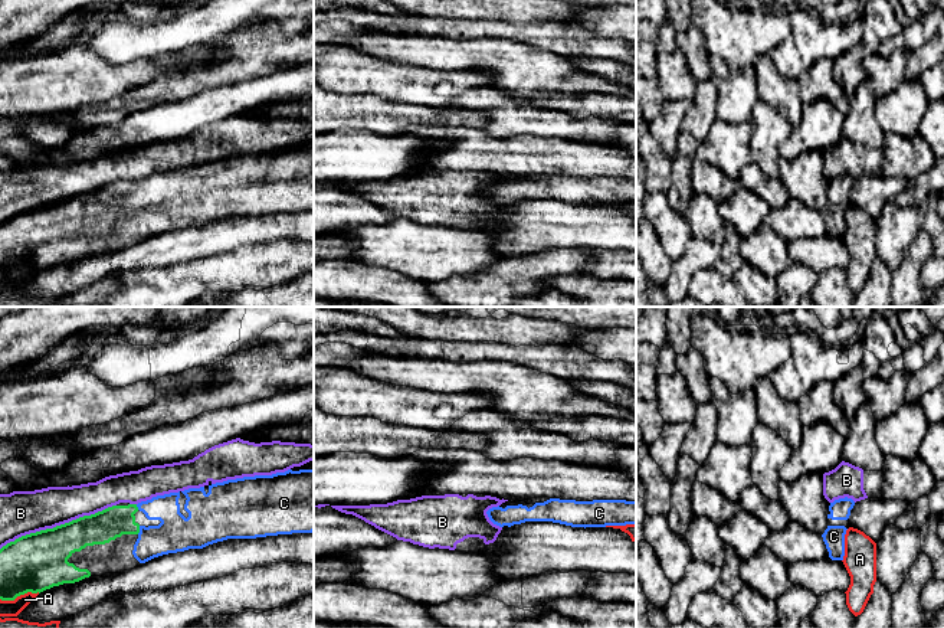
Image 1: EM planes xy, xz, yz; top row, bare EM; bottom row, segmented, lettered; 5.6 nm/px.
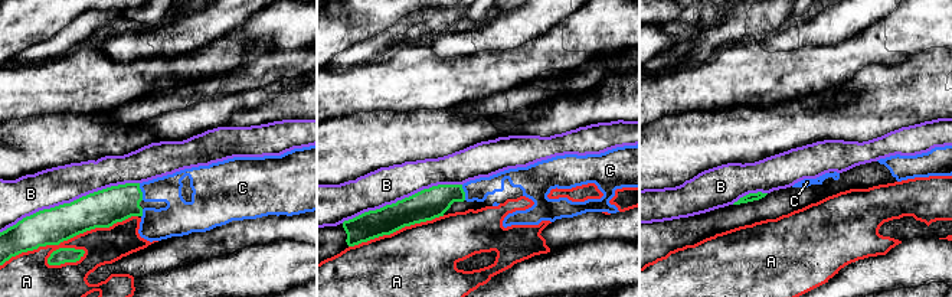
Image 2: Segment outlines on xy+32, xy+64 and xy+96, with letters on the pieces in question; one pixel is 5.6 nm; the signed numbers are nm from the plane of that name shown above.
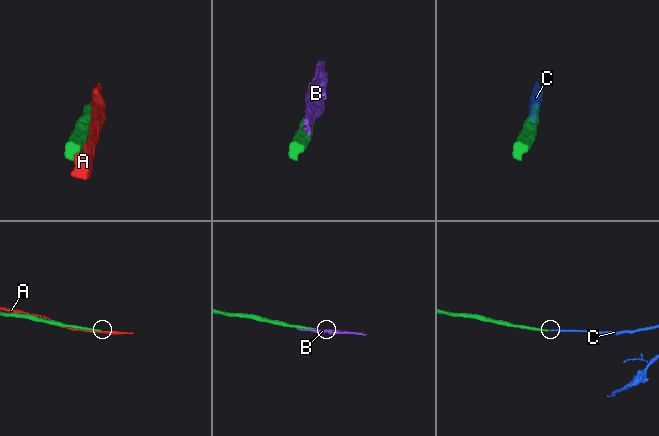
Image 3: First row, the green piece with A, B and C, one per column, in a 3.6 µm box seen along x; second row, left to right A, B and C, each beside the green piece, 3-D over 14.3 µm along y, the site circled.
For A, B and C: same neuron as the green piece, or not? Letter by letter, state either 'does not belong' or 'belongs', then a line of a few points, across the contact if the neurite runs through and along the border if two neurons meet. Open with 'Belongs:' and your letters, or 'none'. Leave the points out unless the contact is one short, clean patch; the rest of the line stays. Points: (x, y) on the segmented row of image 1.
Belongs: C
A: does not belong
B: does not belong
C: belongs; line xy (104, 526), (130, 526), (138, 530), (176, 533)

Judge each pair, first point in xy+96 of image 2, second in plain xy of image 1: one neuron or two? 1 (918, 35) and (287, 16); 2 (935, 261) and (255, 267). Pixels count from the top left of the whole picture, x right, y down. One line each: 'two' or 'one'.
1: one
2: one

